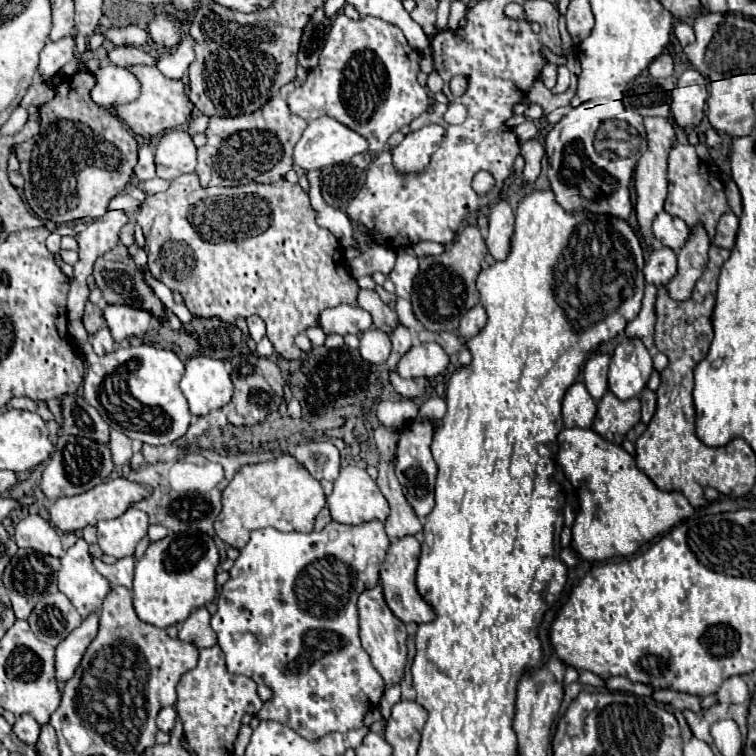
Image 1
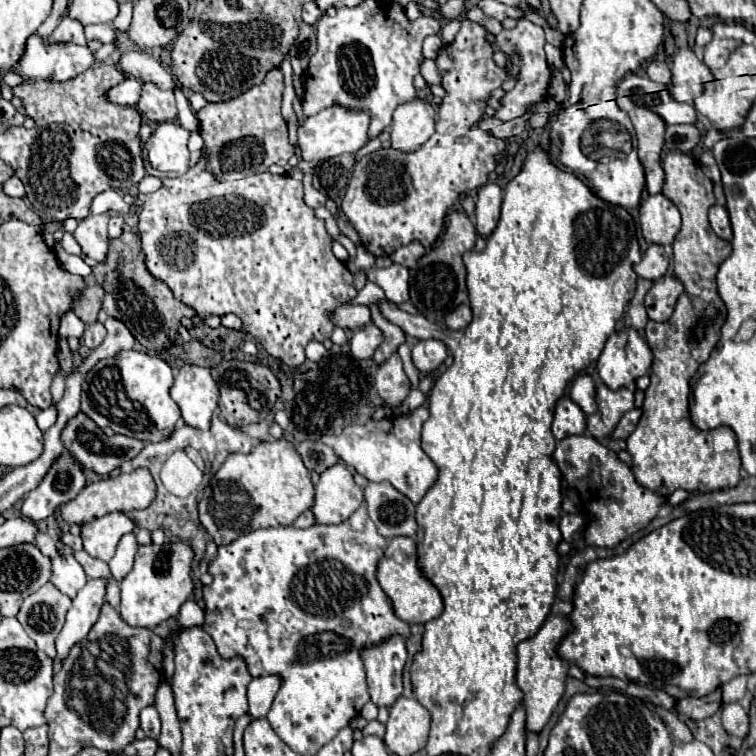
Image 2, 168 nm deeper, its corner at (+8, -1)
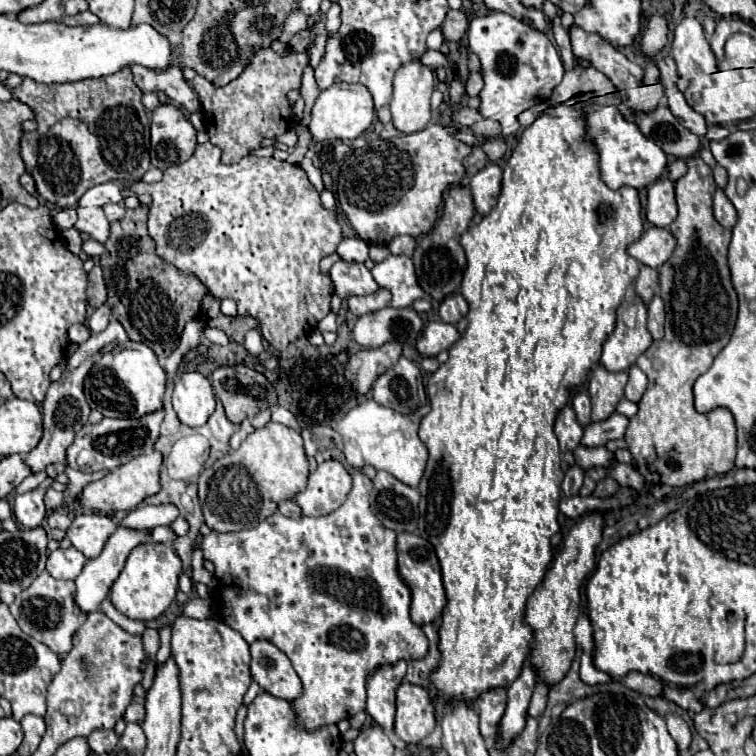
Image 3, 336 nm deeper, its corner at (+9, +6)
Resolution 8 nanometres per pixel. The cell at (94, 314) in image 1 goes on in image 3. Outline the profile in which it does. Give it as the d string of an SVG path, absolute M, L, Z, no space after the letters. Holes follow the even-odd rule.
M95 264L93 270L87 274L89 276L89 286L87 286L87 304L93 308L99 308L105 304L107 300L107 288L103 282L103 274L101 274L101 266Z

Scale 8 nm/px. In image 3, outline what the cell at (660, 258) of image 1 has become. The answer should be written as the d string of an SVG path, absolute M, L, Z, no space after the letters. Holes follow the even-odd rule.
M651 226L643 236L627 248L627 252L649 268L661 268L673 254L675 240L669 230Z

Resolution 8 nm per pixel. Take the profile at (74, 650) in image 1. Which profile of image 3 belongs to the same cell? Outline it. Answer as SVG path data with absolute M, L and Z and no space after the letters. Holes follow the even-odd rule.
M117 526L117 530L113 532L113 536L107 540L103 552L101 552L97 558L91 558L91 560L85 562L83 572L81 572L81 574L77 576L77 580L75 580L75 584L77 584L75 604L79 606L81 614L87 614L87 612L99 610L103 598L109 594L113 582L115 582L117 576L121 574L121 570L123 570L123 566L125 566L125 560L127 560L129 552L131 552L137 544L143 544L143 542L149 542L149 530L135 532L135 530L127 530L127 528Z

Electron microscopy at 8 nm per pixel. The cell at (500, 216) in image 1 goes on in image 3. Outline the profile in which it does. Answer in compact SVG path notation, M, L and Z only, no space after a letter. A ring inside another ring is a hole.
M489 164L471 178L469 188L473 194L475 210L481 216L487 216L497 204L497 196L501 192L501 168L497 164Z

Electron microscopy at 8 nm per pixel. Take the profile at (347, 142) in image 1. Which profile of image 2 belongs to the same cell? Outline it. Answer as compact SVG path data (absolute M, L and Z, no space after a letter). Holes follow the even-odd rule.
M340 105L322 109L320 113L308 117L304 125L298 129L298 145L302 149L302 159L322 161L342 153L356 153L368 143L368 125L370 125L370 113L366 109L354 111Z

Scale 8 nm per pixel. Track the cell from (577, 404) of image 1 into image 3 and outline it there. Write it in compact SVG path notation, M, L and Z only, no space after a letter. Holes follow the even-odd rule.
M569 404L559 410L559 414L557 414L557 418L555 418L555 424L553 424L553 430L555 430L557 438L559 438L561 452L575 450L575 448L581 444L583 428L581 428L581 424L577 422L575 410L573 410Z

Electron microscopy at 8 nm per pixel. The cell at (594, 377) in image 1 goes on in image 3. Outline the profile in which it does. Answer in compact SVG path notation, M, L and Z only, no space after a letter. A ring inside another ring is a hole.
M577 392L571 400L571 406L577 412L577 420L581 426L591 424L591 418L589 418L591 416L591 398L587 392Z

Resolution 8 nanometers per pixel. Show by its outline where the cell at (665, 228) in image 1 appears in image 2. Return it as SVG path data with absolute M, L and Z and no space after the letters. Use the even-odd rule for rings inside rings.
M662 193L650 195L640 205L640 225L648 243L670 245L680 231L680 211Z

